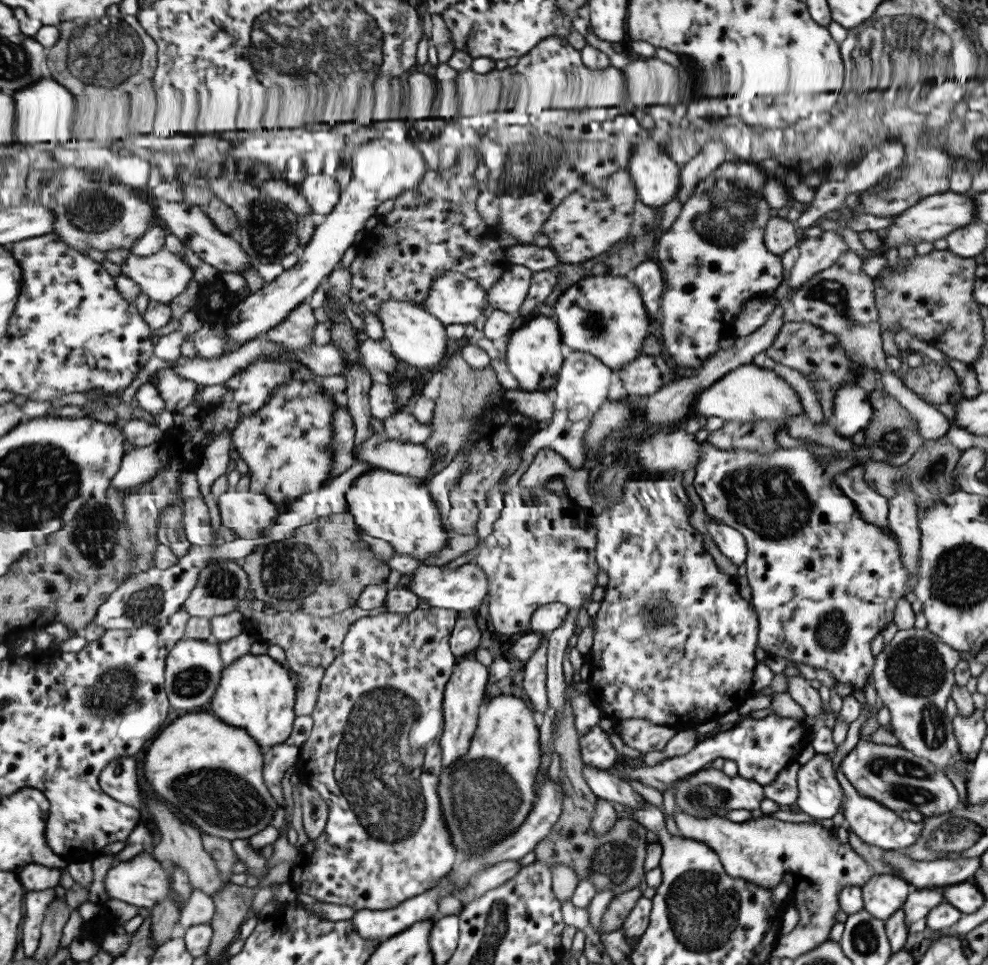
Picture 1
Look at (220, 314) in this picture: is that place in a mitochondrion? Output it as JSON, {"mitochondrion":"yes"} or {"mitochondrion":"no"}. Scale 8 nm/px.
{"mitochondrion":"no"}

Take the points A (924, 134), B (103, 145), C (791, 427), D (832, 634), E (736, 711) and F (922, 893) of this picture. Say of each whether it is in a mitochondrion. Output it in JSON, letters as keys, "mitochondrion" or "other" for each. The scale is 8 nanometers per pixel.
{"A":"other","B":"other","C":"other","D":"mitochondrion","E":"other","F":"other"}

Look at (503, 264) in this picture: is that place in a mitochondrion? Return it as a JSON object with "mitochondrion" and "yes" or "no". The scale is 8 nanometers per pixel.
{"mitochondrion":"no"}

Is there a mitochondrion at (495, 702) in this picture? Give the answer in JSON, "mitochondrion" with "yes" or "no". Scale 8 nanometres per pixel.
{"mitochondrion":"no"}

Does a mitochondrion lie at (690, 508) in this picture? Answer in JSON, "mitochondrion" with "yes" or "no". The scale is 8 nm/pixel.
{"mitochondrion":"no"}

